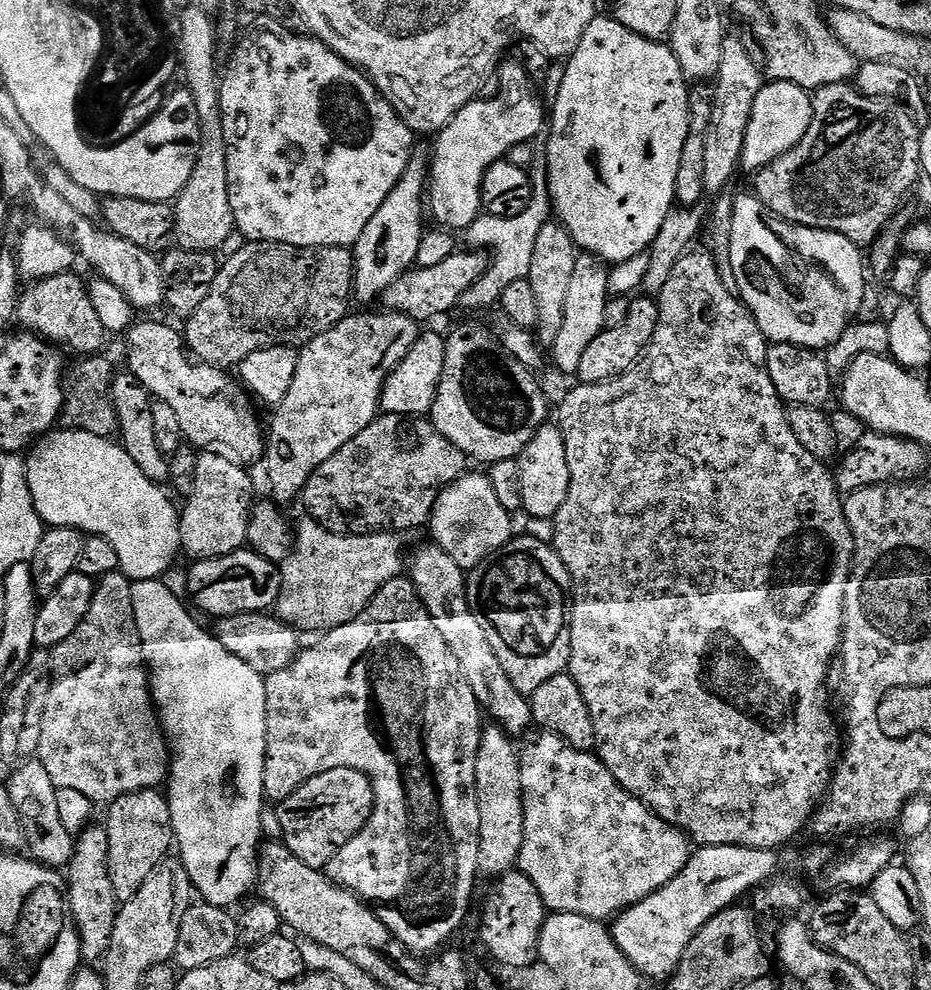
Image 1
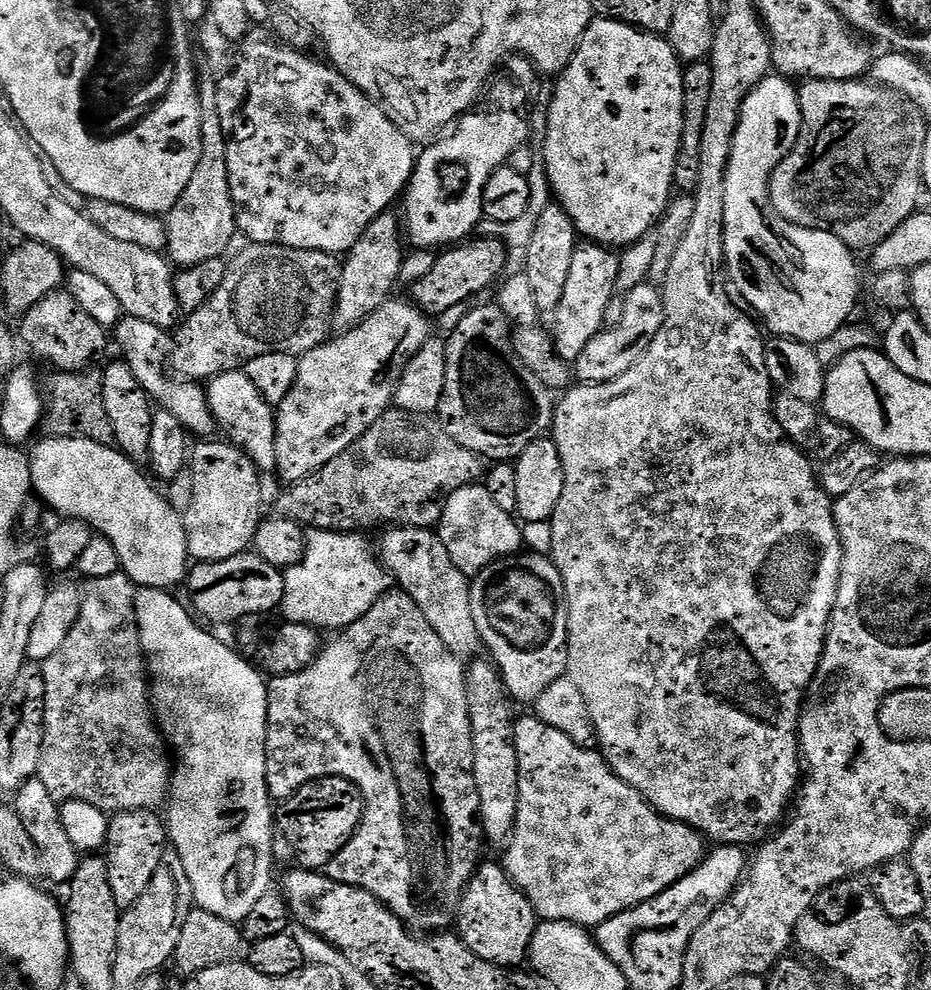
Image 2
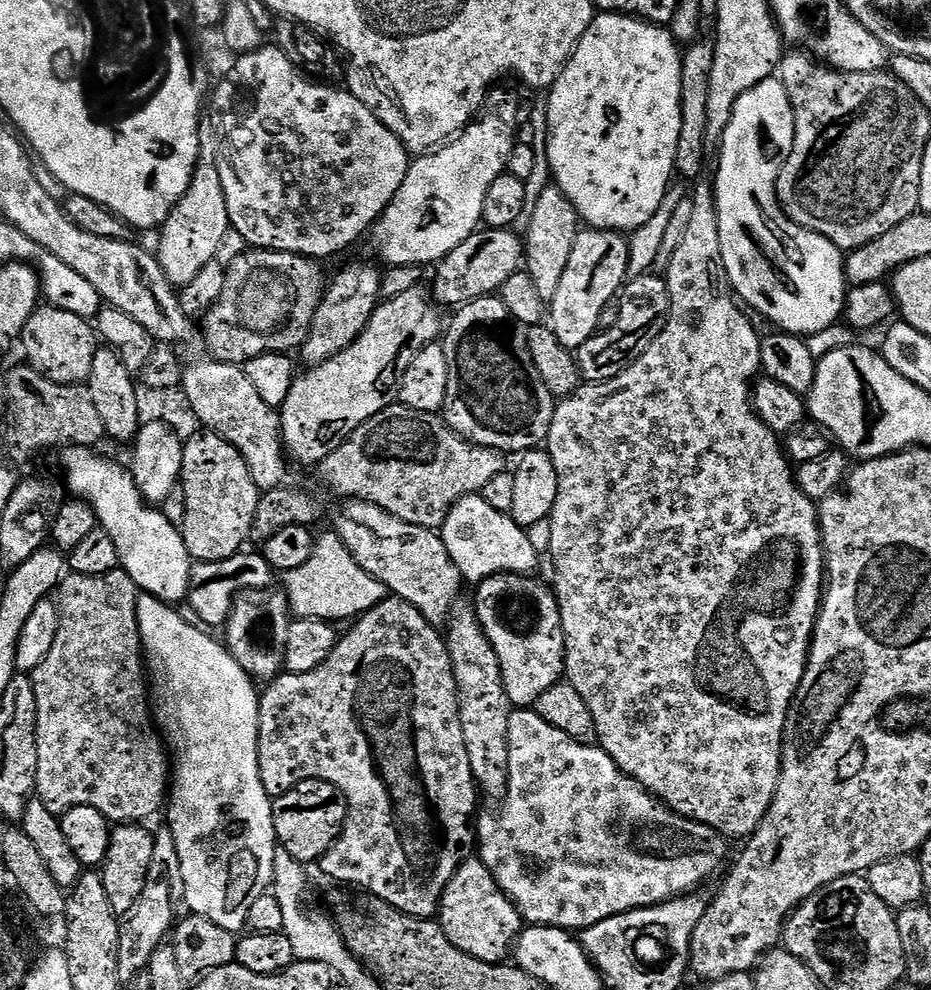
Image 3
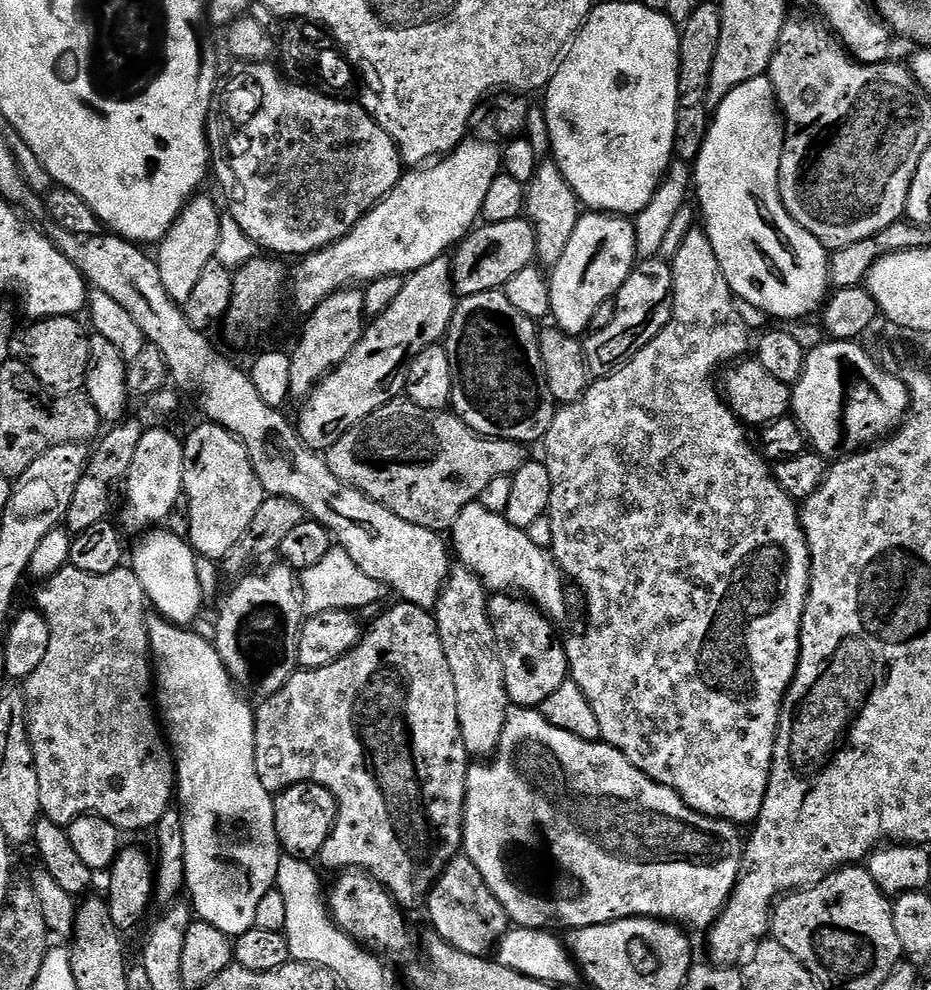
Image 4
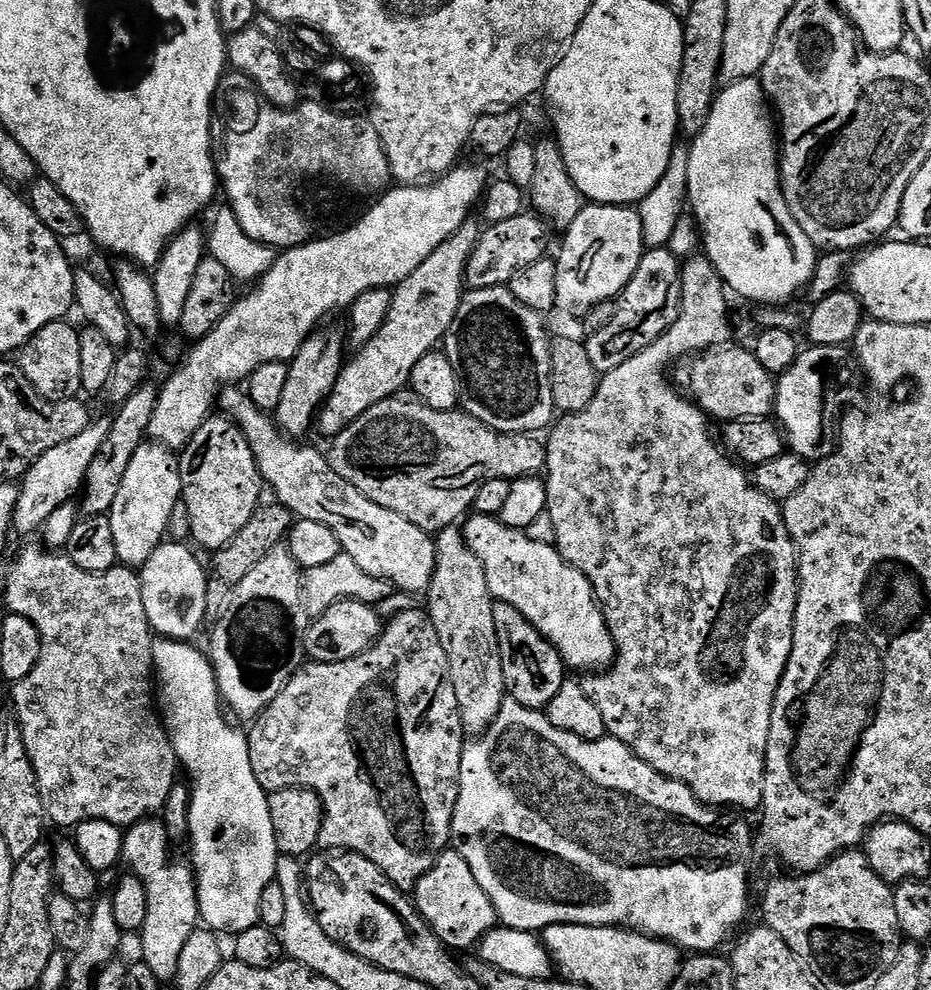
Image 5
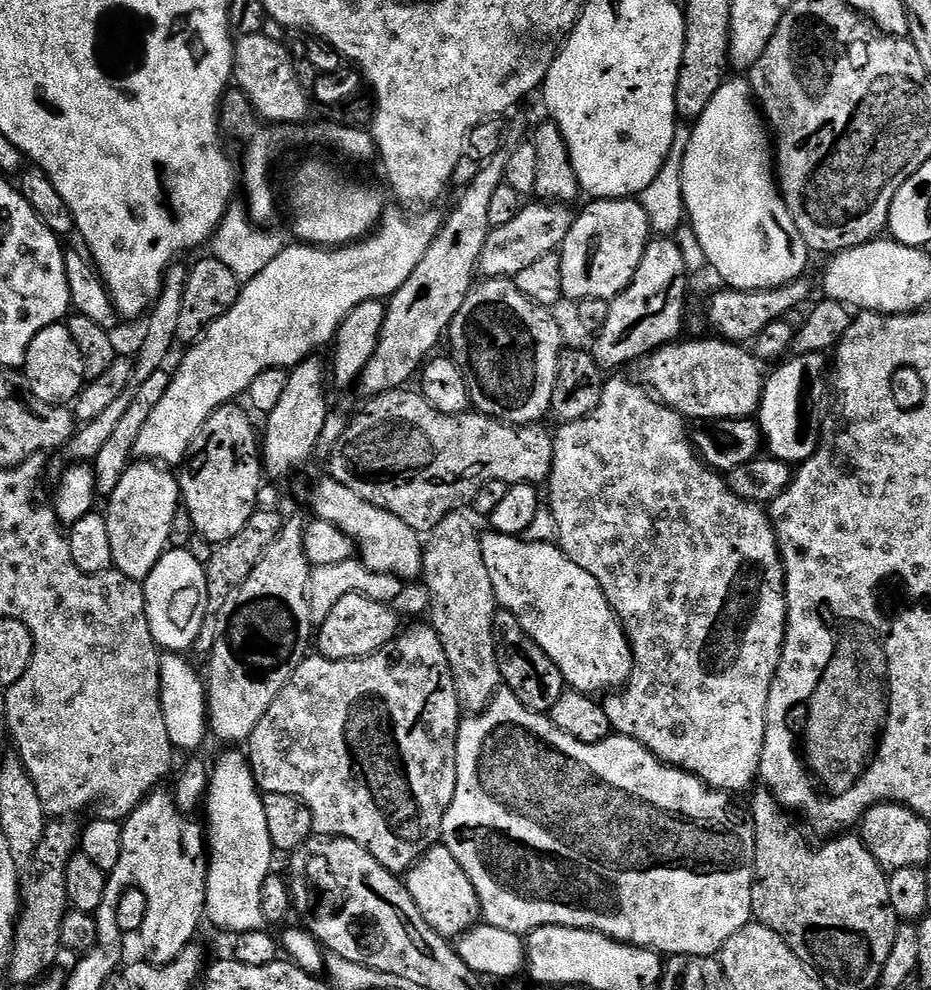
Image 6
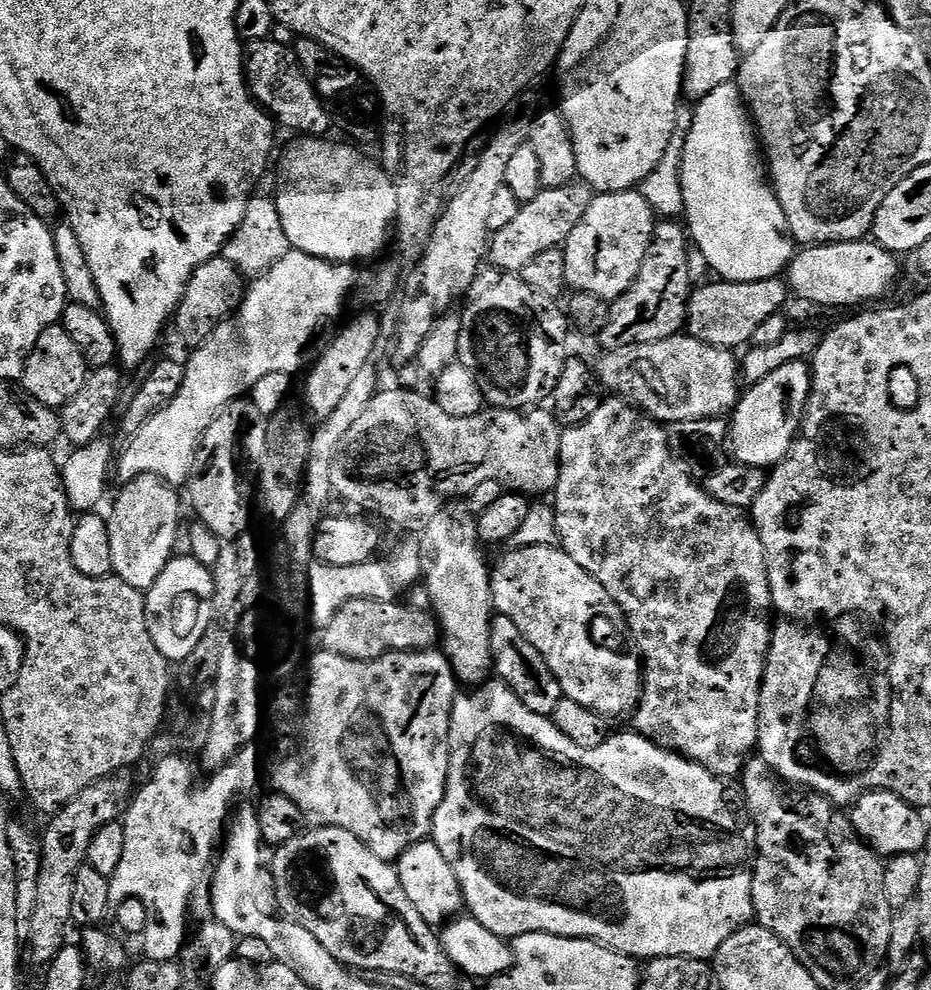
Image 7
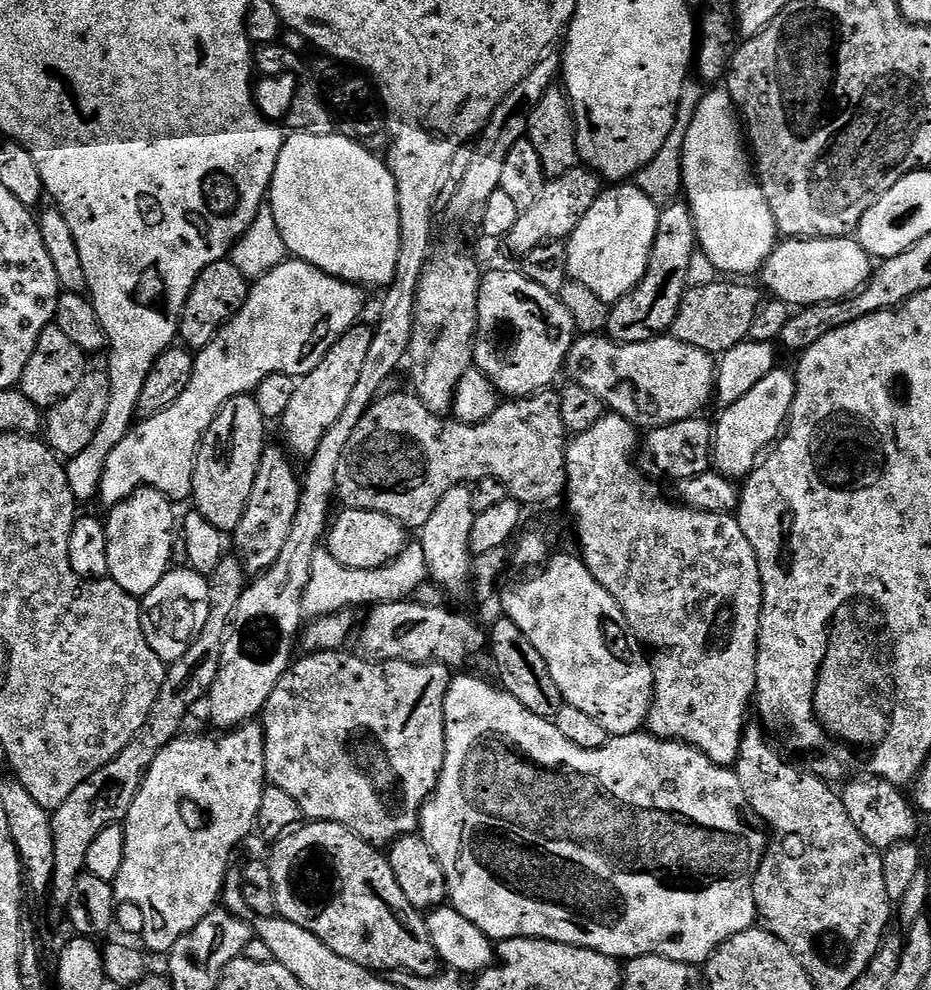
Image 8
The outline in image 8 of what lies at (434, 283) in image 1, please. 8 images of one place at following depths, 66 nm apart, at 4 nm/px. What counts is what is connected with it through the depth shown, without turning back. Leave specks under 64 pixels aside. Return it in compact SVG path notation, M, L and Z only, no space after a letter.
M587 166L574 167L564 176L549 179L538 202L523 209L518 222L514 222L514 230L510 230L506 238L509 250L516 255L516 258L523 258L526 254L530 254L530 250L536 250L543 244L567 241L578 226L578 222L586 218L586 210L594 206L601 191L601 177Z

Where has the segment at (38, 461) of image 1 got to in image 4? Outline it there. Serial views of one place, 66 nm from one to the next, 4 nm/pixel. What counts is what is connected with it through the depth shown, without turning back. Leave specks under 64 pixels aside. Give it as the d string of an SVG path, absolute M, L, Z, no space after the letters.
M148 530L141 536L144 537L141 538L136 553L133 556L131 553L130 567L142 582L147 603L151 607L153 604L155 611L172 624L195 625L200 603L204 604L206 599L199 588L195 569L197 555L192 551L191 544L185 537L176 536L167 530Z

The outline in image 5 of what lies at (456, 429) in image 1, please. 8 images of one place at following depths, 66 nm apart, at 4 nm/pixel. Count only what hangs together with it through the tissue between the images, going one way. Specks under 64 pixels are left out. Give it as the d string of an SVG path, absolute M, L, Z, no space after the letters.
M474 288L465 291L458 306L458 314L442 341L442 351L454 366L460 383L460 404L478 422L496 432L523 432L540 434L553 423L552 367L550 366L550 335L544 329L545 317L522 306L514 294L503 288Z

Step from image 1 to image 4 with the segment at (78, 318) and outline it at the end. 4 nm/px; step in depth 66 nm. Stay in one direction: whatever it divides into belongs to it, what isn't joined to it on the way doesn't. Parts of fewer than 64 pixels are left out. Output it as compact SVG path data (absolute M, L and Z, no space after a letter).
M51 316L29 323L24 336L24 352L32 372L42 386L58 396L75 396L86 382L90 362L89 333L76 316Z

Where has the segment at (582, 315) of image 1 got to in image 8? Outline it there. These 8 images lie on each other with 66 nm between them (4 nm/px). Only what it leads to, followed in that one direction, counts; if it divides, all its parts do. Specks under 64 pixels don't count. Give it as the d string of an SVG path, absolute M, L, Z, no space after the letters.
M620 182L615 186L605 187L594 206L586 210L586 218L578 222L578 226L566 241L569 277L575 283L586 286L586 290L598 294L598 298L602 298L610 306L615 304L642 282L650 262L654 234L658 234L659 217L660 208L646 194L642 194L642 190L638 190L635 183Z

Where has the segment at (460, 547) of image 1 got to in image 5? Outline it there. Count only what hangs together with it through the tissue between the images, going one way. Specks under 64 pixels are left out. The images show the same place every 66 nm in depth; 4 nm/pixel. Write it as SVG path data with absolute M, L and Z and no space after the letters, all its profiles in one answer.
M469 515L462 531L470 550L482 562L482 570L486 570L493 601L517 609L551 642L571 671L596 674L611 669L616 647L596 592L586 574L560 557L555 543L531 540L527 531L508 528L494 516Z

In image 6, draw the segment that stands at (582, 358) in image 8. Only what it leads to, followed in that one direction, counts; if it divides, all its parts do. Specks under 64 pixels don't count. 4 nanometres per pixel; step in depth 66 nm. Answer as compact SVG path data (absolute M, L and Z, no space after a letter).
M719 338L711 339L681 339L679 342L666 344L664 347L656 349L655 352L639 361L639 383L651 389L661 404L672 408L689 421L742 420L755 417L760 411L760 399L764 393L766 379L766 372L760 369L763 368L761 361L757 360L747 347L735 342L725 342Z

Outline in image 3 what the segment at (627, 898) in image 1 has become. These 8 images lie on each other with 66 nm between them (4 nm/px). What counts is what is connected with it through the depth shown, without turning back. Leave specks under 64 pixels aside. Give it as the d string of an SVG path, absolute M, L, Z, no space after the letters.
M535 710L513 711L508 731L508 745L510 746L508 789L499 801L500 816L496 812L481 811L478 823L475 825L478 837L478 859L494 874L501 890L515 902L516 909L529 925L583 930L611 916L632 912L635 908L649 908L699 889L700 883L711 872L716 872L723 866L724 859L728 856L729 841L718 830L697 820L679 816L676 811L663 804L657 796L651 796L634 778L627 776L616 765L614 758L610 758L610 754L606 754L598 746L580 744L574 738L562 734L562 730L554 730L550 722L542 722L542 718L538 718Z

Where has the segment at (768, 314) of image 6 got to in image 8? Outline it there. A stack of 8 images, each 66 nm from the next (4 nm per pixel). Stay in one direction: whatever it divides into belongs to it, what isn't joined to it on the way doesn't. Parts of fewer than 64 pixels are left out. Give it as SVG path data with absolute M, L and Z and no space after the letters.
M717 282L710 286L689 288L672 323L671 335L690 346L698 346L698 350L713 354L723 354L734 346L743 344L748 339L750 326L756 317L757 308L762 303L762 297L759 287L751 288L748 282L736 283L740 284Z

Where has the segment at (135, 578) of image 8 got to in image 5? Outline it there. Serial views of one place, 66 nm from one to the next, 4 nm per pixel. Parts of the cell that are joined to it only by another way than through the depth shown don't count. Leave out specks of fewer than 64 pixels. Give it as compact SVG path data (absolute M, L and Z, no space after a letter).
M145 442L134 454L114 506L108 513L110 531L114 534L114 550L117 561L125 568L139 570L154 554L154 550L165 543L170 514L176 504L181 503L180 466L173 449Z

